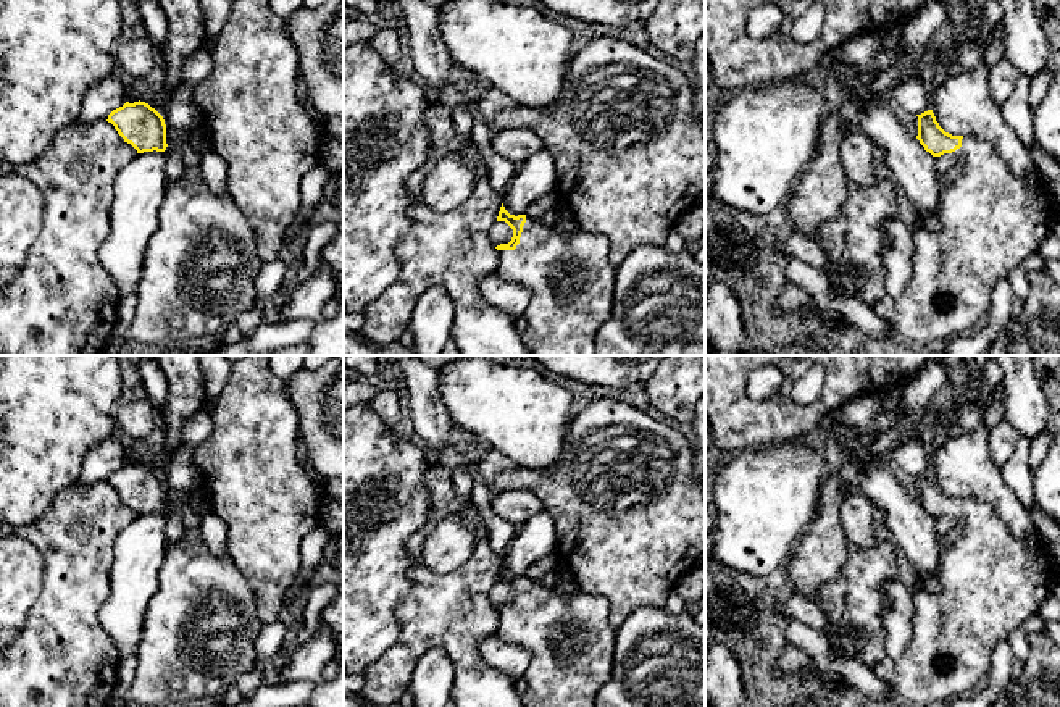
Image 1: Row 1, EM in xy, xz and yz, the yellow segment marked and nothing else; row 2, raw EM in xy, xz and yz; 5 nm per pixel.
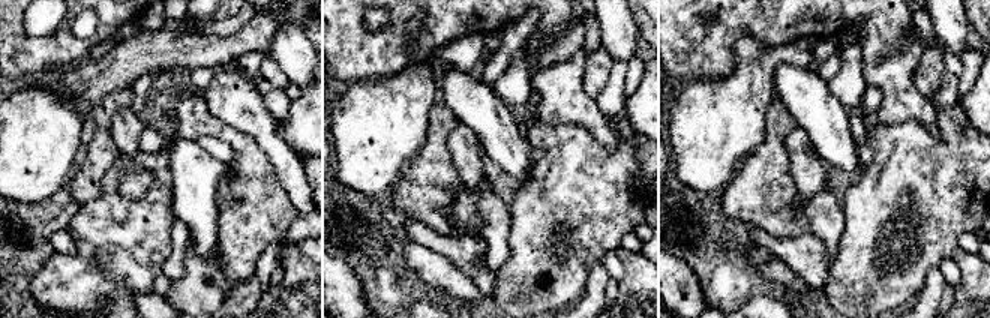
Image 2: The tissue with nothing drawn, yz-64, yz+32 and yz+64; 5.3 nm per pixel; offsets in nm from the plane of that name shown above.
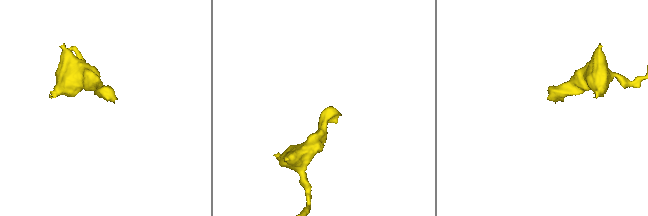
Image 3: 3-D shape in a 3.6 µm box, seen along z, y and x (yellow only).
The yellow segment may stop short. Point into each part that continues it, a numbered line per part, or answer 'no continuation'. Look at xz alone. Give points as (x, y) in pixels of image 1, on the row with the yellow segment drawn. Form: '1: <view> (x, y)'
1: xz (571, 283)

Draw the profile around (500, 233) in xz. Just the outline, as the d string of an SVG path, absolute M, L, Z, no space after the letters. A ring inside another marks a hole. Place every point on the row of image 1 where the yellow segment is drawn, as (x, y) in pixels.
M495 221L489 231L490 242L497 247L508 244L513 237L513 229L505 221Z

